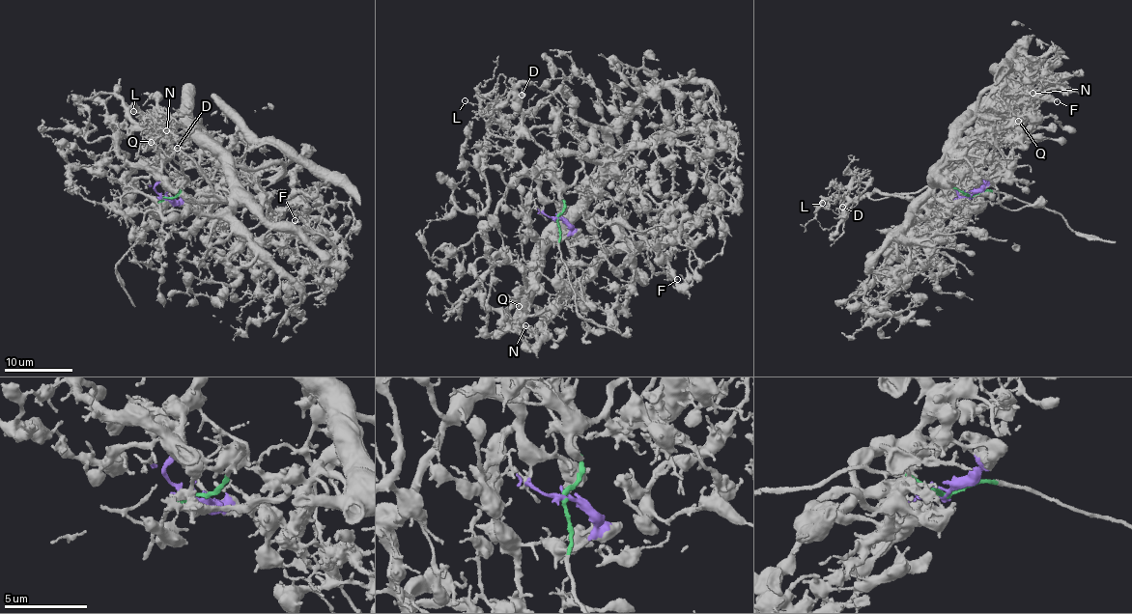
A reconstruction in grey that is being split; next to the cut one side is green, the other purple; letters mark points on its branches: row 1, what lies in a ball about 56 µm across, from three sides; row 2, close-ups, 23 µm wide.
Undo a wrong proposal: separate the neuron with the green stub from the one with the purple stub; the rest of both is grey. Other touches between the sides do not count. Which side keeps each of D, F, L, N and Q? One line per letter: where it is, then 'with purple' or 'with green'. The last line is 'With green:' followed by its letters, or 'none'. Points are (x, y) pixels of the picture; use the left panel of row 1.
D: (177, 148) | with green
F: (295, 220) | with purple
L: (133, 111) | with green
N: (166, 130) | with purple
Q: (151, 142) | with purple
With green: D, L

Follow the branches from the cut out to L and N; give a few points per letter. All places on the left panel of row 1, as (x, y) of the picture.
L: (163, 198), (170, 199), (187, 181), (187, 177), (171, 150), (152, 135), (147, 118), (133, 111)
N: (163, 198), (155, 163), (167, 161), (192, 185), (212, 177), (218, 157), (202, 130), (167, 130)

